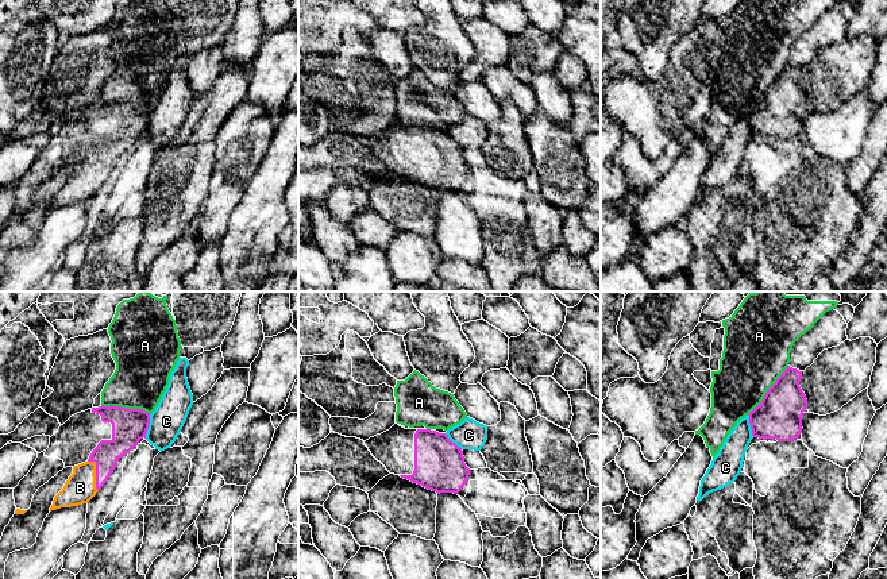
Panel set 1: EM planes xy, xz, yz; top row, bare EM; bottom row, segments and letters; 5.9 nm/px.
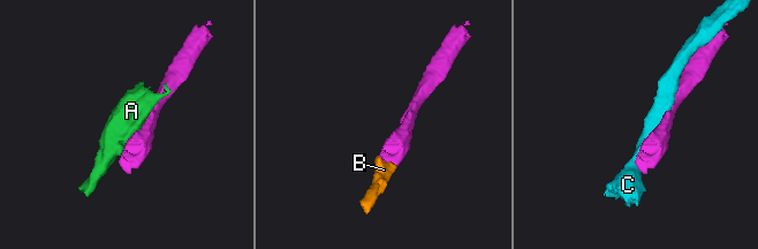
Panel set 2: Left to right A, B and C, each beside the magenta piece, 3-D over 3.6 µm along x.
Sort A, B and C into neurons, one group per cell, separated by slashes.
A / B / C

